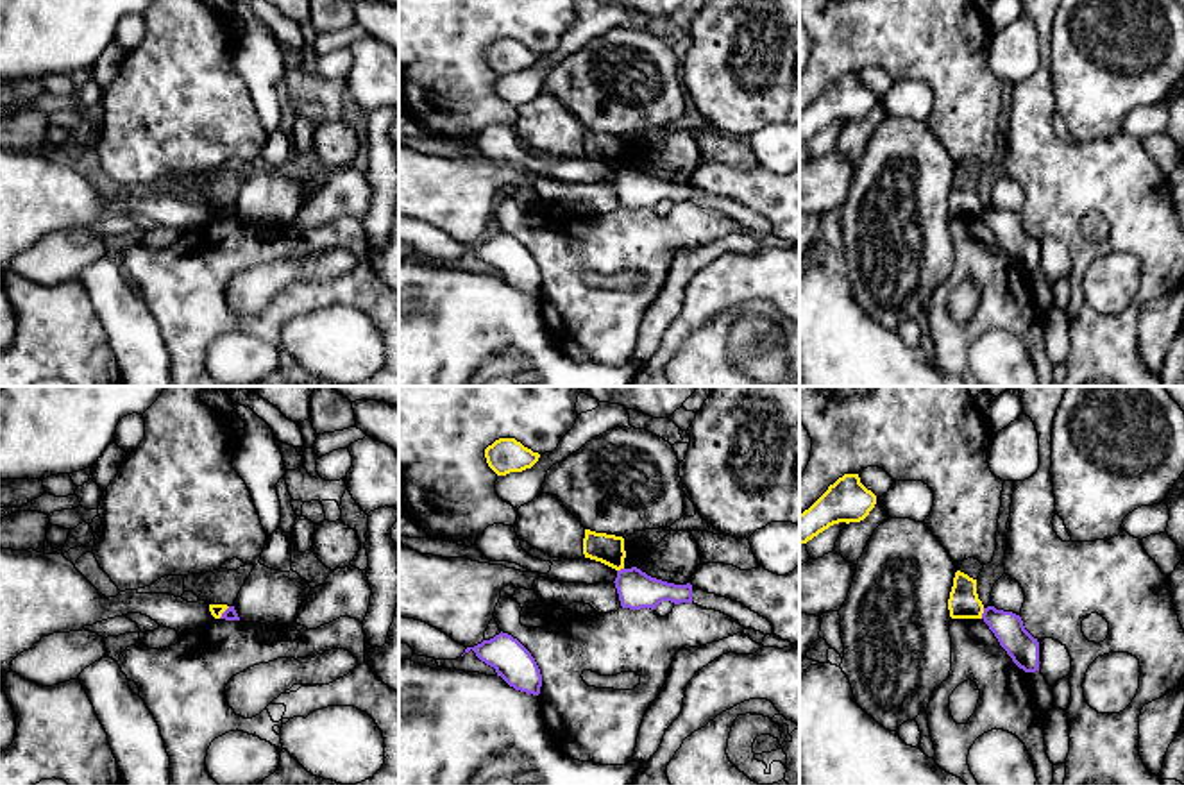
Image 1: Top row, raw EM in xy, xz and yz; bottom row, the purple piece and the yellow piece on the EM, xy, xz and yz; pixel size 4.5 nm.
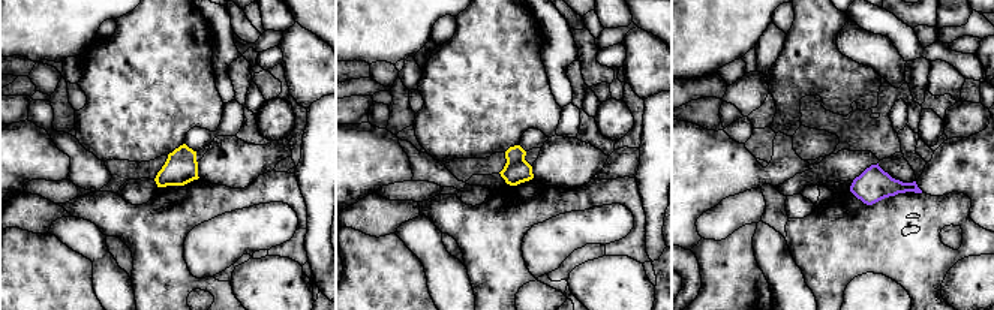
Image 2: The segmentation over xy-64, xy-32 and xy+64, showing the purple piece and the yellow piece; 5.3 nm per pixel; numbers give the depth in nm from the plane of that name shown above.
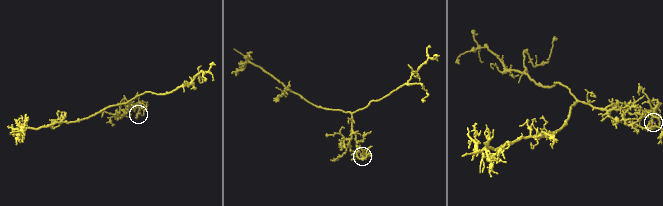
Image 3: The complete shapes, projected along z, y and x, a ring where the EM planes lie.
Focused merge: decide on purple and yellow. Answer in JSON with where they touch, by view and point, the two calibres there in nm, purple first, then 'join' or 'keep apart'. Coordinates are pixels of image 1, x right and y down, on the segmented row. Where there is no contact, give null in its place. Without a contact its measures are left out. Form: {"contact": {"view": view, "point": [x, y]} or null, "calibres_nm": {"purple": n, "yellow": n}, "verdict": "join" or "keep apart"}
{"contact": {"view": "yz", "point": [982, 614]}, "calibres_nm": {"purple": 140, "yellow": 140}, "verdict": "keep apart"}

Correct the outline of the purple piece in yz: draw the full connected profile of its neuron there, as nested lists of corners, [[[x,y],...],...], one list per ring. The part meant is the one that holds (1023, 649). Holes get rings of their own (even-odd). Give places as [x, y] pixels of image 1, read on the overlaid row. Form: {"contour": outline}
{"contour": [[[987,606],[982,619],[1019,669],[1039,671],[1039,642],[1025,629],[1019,615]]]}

